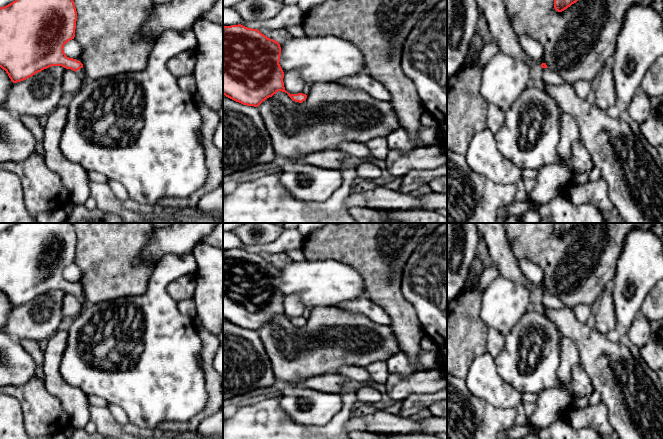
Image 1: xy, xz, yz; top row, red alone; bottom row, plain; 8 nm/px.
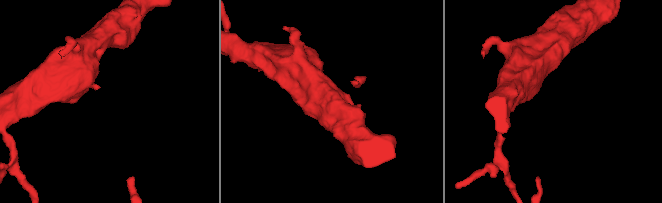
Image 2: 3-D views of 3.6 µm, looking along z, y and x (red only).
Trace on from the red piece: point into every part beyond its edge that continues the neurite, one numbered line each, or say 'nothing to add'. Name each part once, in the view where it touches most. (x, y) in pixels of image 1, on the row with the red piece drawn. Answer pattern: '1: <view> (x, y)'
1: yz (548, 76)

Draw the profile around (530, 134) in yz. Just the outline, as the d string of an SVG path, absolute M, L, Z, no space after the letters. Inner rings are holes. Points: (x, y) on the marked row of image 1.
M532 81L505 112L505 121L494 134L498 151L521 170L538 169L560 161L557 145L560 140L563 112L545 88Z

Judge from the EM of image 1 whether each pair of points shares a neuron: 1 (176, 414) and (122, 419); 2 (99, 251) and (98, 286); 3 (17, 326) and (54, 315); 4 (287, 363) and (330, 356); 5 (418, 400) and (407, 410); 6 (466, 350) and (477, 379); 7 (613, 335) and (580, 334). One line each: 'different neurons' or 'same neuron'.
1: different neurons
2: same neuron
3: same neuron
4: same neuron
5: same neuron
6: different neurons
7: different neurons

